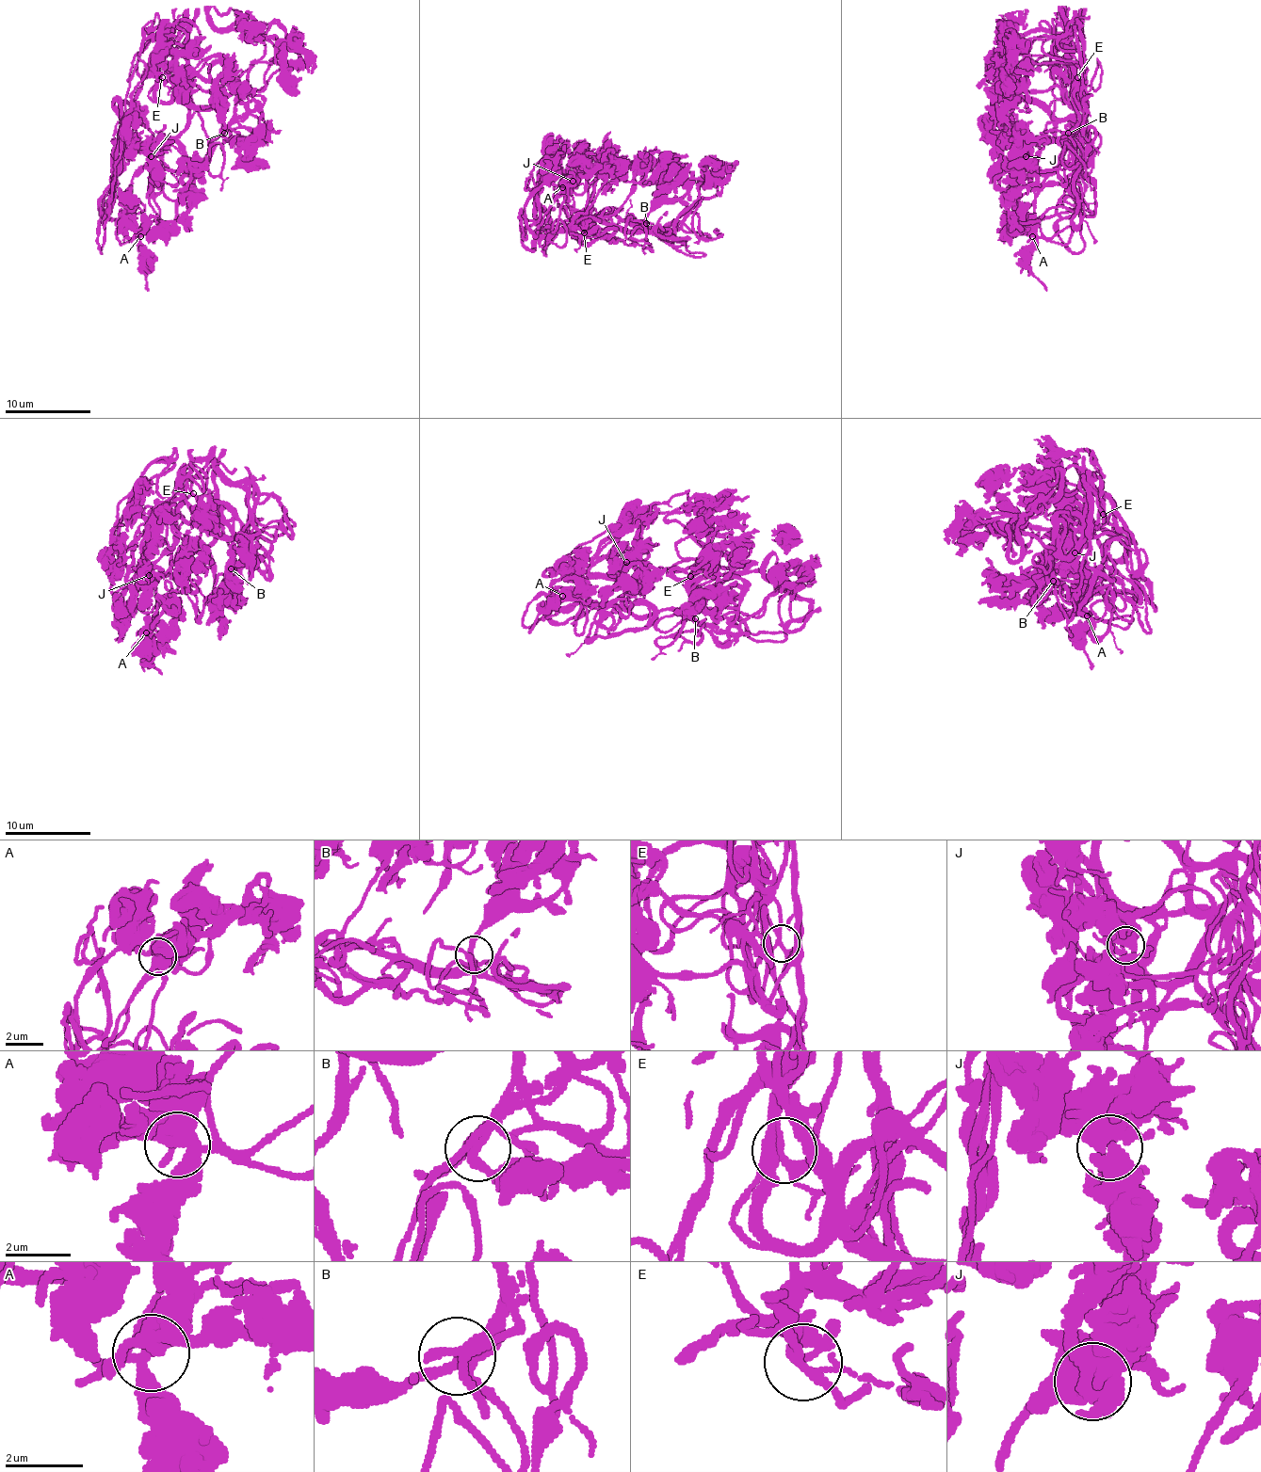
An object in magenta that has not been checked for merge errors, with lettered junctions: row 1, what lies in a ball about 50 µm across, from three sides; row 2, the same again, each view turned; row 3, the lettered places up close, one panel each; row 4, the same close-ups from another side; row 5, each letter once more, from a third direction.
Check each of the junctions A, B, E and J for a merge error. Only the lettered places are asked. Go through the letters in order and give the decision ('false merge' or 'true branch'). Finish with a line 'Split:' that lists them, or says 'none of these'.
A: true branch
B: true branch
E: true branch
J: true branch
Split: none of these

